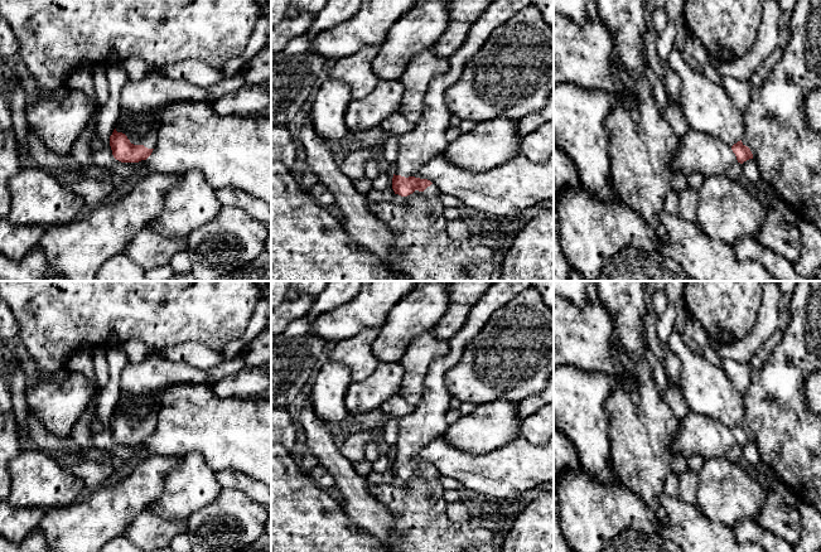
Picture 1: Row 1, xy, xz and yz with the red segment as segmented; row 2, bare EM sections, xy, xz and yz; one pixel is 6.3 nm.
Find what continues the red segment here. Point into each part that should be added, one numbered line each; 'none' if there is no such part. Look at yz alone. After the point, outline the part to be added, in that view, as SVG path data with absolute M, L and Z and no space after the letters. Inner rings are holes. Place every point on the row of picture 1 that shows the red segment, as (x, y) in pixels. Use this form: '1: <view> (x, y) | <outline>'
1: yz (696, 153) | M692 130L678 137L677 149L671 159L675 173L700 173L705 176L723 175L737 163L731 146L718 137Z
2: yz (788, 154) | M821 0L797 1L791 13L789 33L782 59L764 83L752 89L750 103L743 112L745 131L742 142L750 149L762 180L774 188L798 219L813 223L821 231L821 134L810 130L805 118L806 95L821 89Z

